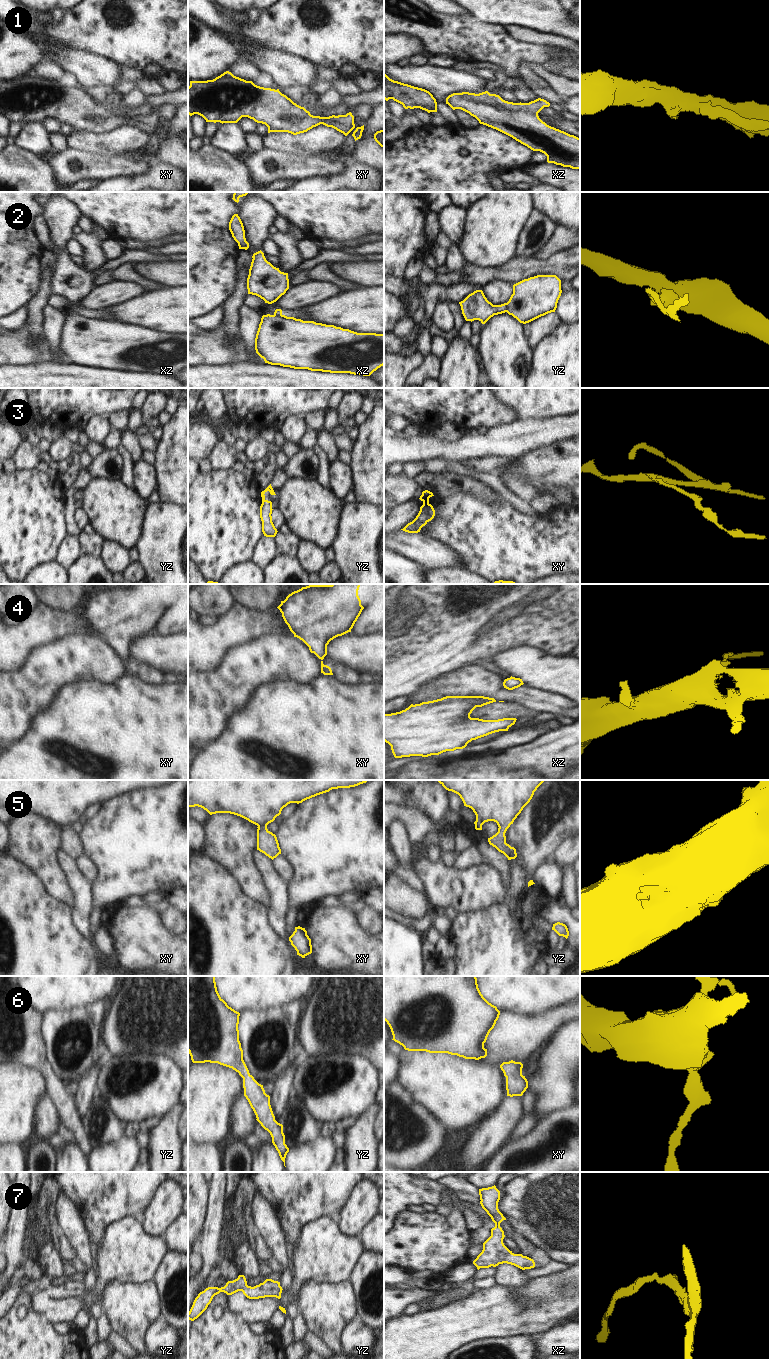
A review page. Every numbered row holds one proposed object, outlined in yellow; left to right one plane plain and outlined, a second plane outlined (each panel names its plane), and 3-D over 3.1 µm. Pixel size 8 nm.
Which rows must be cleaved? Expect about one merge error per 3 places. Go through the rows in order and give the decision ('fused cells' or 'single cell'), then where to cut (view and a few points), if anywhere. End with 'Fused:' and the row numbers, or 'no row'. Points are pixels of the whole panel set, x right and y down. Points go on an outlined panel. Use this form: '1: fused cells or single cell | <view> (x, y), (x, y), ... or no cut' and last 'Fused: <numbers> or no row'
1: single cell | no cut
2: fused cells | yz (507, 303), (505, 311)
3: single cell | no cut
4: single cell | no cut
5: single cell | no cut
6: single cell | no cut
7: single cell | no cut
Fused: 2

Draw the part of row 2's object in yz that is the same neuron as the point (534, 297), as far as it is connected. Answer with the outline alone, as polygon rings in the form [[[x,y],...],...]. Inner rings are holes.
[[[537,275],[513,285],[507,313],[520,323],[529,323],[555,312],[561,296],[561,280],[556,275]]]

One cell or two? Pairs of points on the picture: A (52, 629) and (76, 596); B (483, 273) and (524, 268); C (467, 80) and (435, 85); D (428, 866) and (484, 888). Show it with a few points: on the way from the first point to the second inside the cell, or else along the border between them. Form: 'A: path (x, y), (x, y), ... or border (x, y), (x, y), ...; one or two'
A: border (43, 602), (63, 611), (75, 611), (80, 608); two
B: path (493, 273), (514, 271); one
C: path (459, 81), (443, 81); one
D: path (442, 880), (470, 882); one

